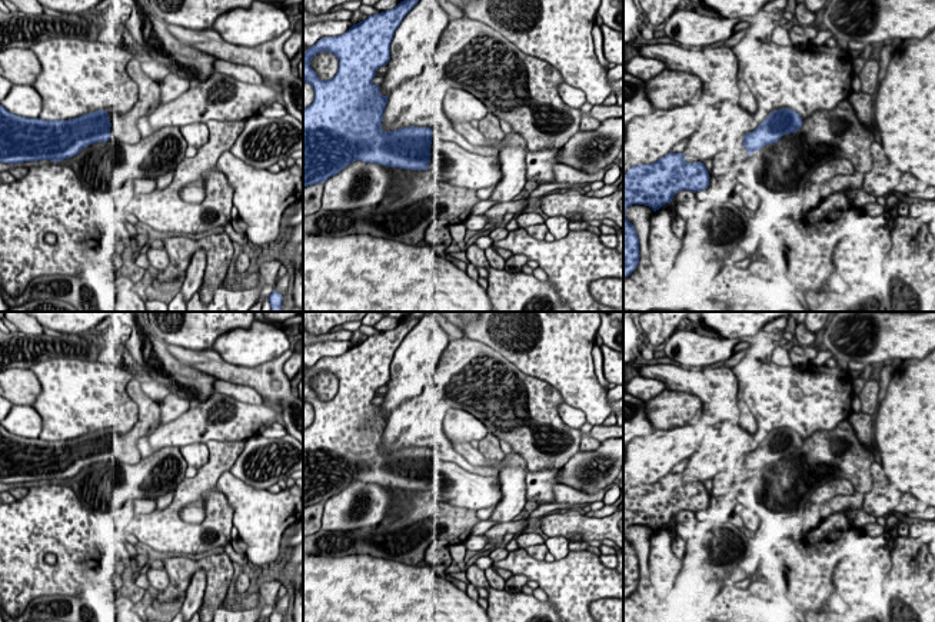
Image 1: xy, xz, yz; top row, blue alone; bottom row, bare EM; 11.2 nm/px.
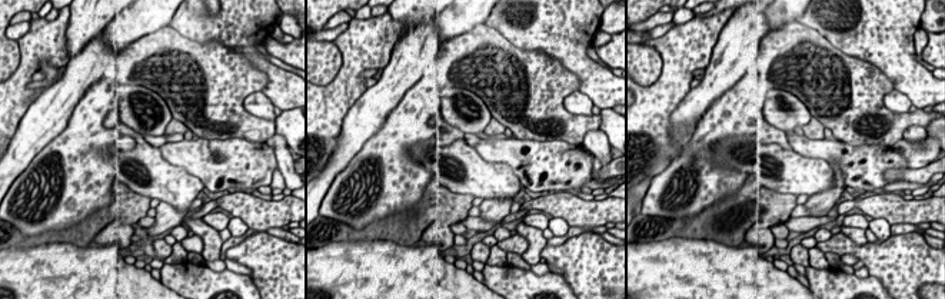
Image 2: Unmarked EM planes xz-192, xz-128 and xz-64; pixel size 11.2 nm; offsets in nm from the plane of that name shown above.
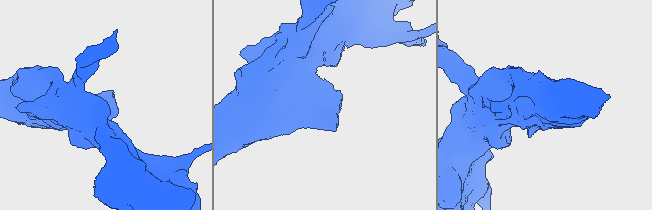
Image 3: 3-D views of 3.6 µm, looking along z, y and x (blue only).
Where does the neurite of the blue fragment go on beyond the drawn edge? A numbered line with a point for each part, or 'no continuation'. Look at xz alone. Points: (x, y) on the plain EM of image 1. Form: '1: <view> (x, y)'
1: xz (451, 484)

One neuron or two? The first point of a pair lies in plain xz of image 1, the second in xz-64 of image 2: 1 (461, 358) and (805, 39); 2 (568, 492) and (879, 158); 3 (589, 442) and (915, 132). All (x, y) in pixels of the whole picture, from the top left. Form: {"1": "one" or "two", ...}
{"1": "one", "2": "two", "3": "one"}

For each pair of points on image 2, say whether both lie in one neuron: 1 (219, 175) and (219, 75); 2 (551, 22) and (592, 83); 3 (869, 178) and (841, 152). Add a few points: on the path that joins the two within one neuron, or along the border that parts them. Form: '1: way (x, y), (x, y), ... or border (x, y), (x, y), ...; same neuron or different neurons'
1: border (199, 136), (245, 138), (252, 143); different neurons
2: way (566, 37), (572, 56), (584, 67); same neuron
3: way (862, 170), (848, 158); same neuron

